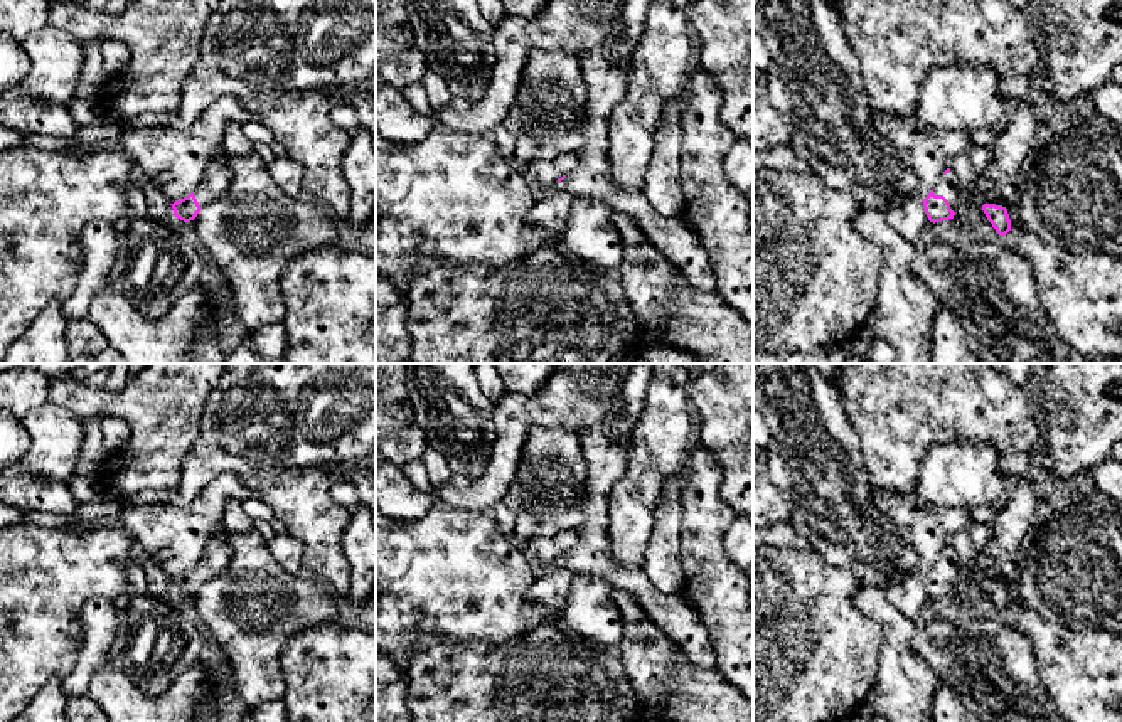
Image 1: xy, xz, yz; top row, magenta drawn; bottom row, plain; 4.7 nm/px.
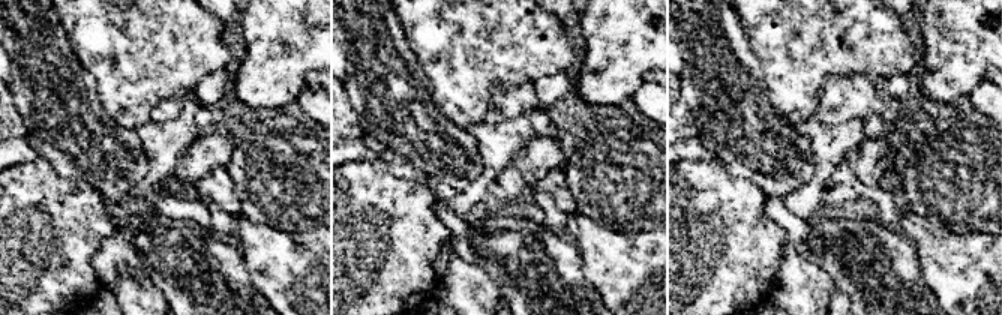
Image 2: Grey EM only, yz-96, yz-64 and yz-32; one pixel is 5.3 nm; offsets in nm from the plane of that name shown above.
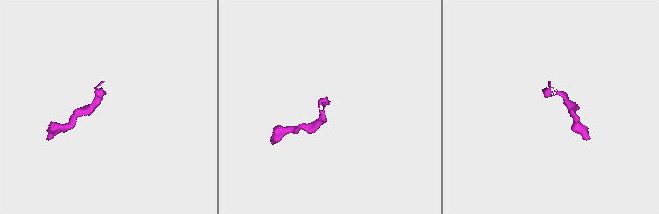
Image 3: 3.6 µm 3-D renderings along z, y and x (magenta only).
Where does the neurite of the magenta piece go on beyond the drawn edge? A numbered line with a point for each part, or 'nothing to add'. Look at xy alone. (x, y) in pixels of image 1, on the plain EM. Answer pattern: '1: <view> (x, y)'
1: xy (216, 556)

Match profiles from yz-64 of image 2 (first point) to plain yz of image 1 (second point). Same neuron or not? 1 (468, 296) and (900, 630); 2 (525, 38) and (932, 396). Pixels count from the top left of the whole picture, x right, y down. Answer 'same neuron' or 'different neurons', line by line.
1: same neuron
2: same neuron

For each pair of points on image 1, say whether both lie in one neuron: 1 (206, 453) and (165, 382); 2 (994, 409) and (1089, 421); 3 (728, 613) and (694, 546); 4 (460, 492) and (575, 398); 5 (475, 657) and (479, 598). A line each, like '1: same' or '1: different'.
1: different
2: different
3: same
4: same
5: different

